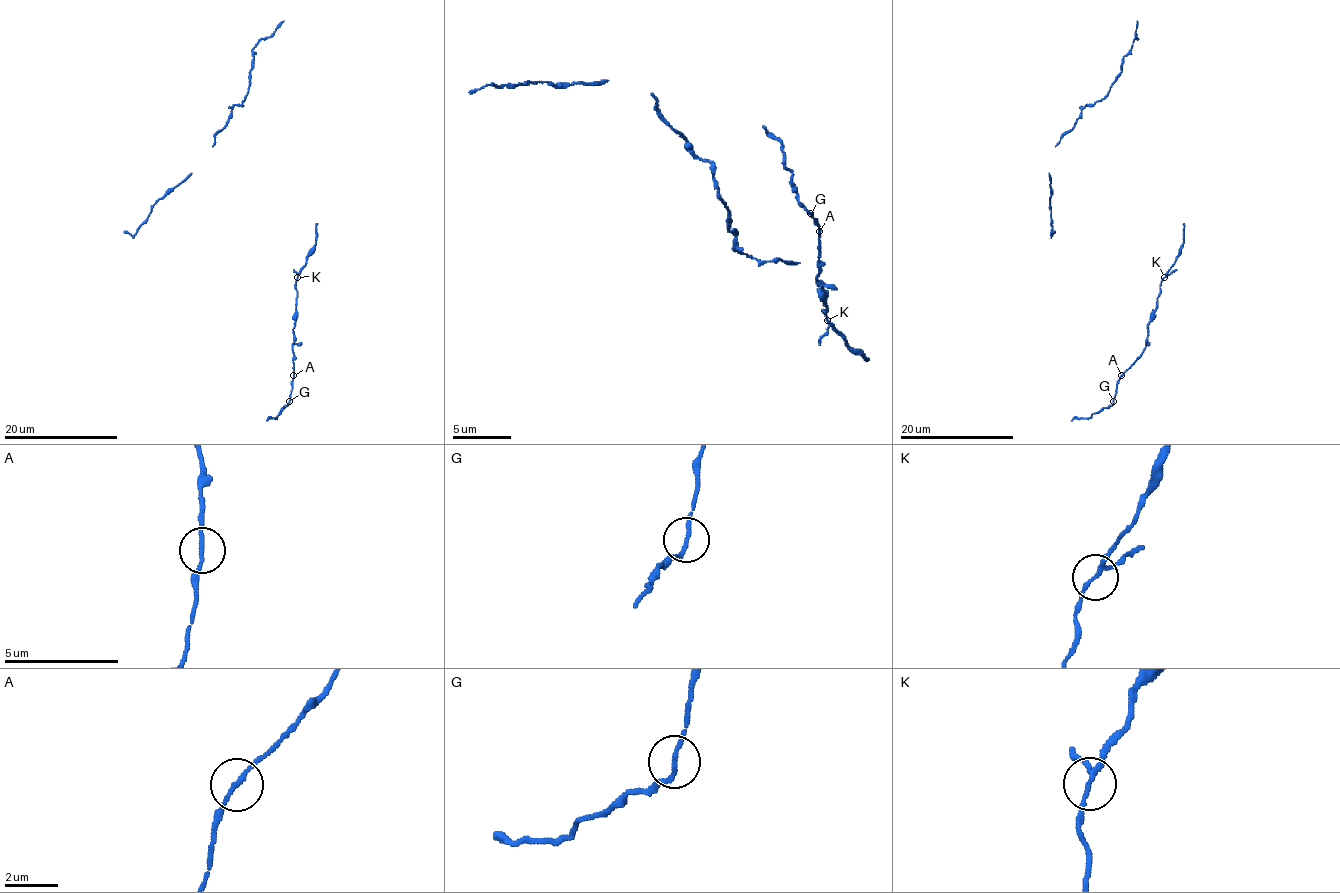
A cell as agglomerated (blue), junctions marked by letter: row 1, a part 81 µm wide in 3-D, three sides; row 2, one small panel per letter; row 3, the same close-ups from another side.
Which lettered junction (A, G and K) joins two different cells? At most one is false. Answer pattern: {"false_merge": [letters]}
{"false_merge": []}

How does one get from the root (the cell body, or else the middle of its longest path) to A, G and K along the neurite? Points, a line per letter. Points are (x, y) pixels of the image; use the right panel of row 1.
A: (1175, 257), (1160, 286), (1154, 319), (1147, 327), (1147, 344), (1141, 355), (1121, 375)
G: (1175, 257), (1160, 286), (1154, 319), (1147, 327), (1147, 344), (1141, 355), (1120, 377), (1113, 401)
K: (1175, 257), (1164, 277)

